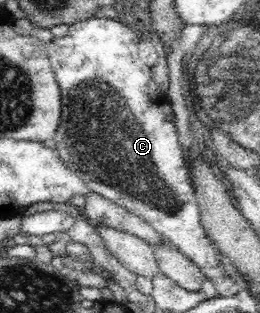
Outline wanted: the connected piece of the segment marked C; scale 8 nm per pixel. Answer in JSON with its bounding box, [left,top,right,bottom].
[48,17,241,297]

